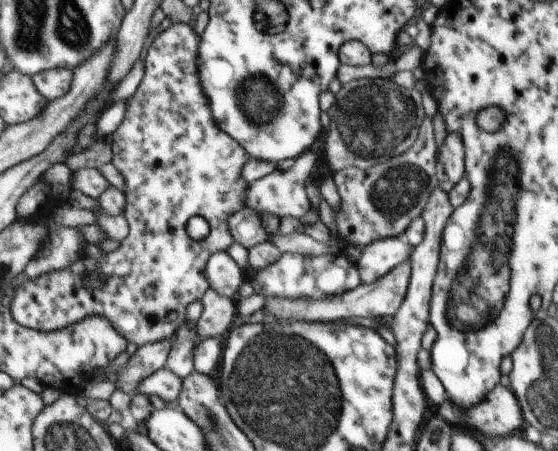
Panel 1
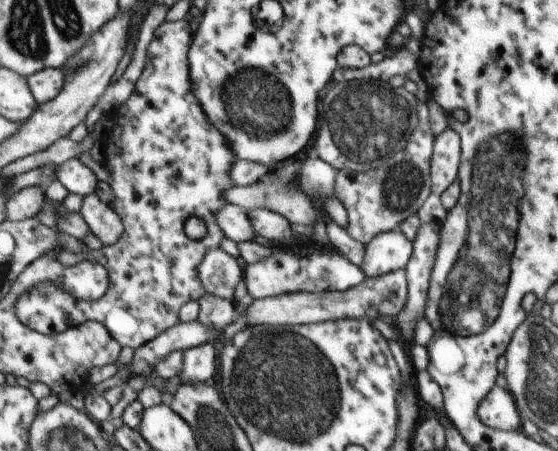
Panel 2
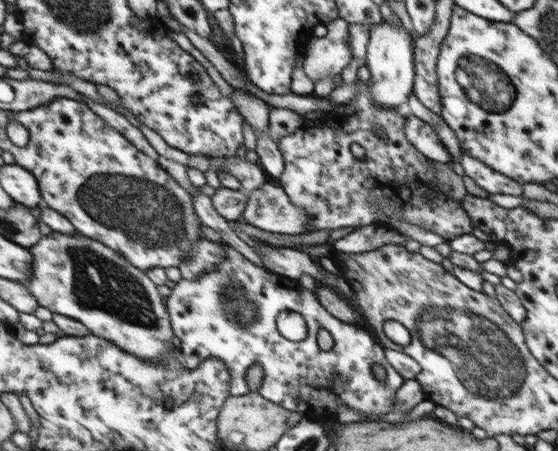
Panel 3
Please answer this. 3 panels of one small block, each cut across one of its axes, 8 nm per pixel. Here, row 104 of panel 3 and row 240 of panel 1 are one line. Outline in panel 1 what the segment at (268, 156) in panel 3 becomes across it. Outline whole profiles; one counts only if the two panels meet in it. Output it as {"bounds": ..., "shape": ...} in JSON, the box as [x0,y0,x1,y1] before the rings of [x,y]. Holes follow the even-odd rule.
{"bounds":[228,207,270,250],"shape":[[[250,207],[235,212],[228,222],[235,242],[242,244],[248,250],[269,240],[270,234],[266,232],[261,221],[261,213]]]}

